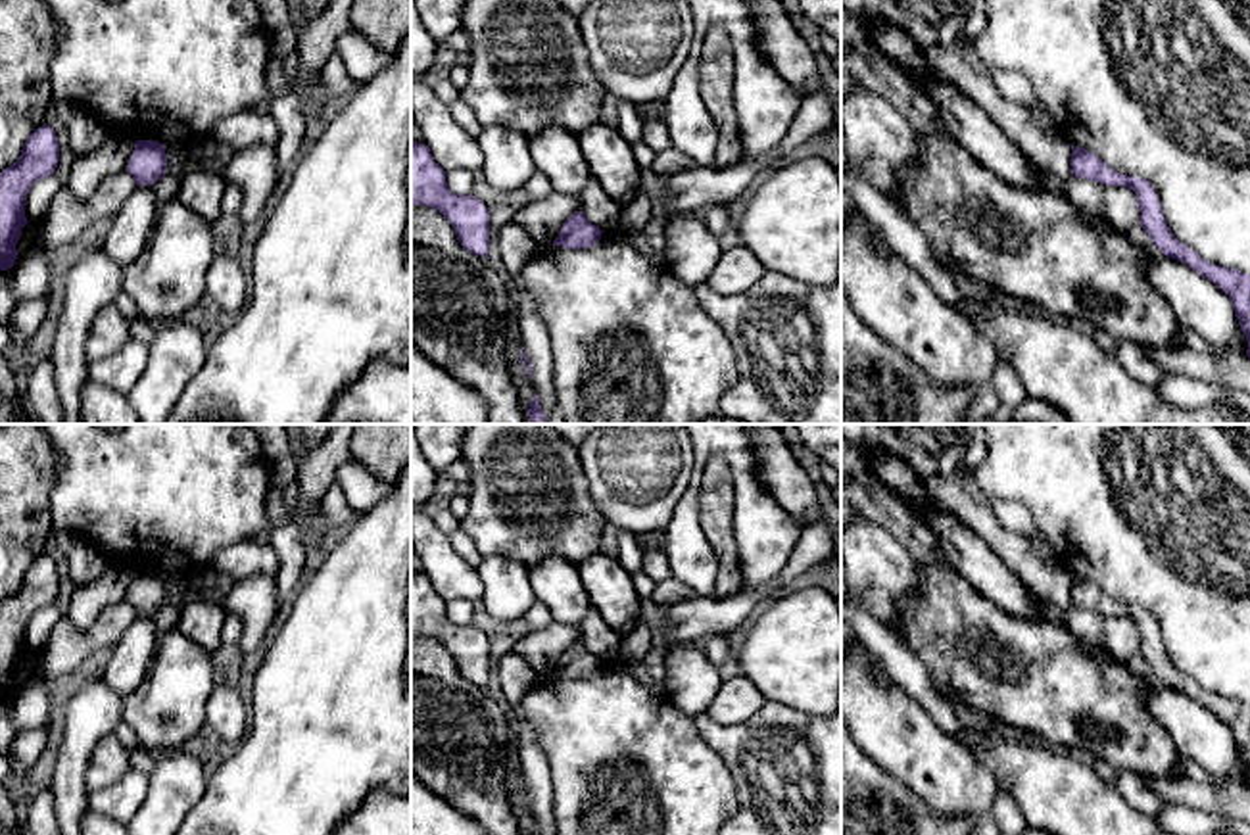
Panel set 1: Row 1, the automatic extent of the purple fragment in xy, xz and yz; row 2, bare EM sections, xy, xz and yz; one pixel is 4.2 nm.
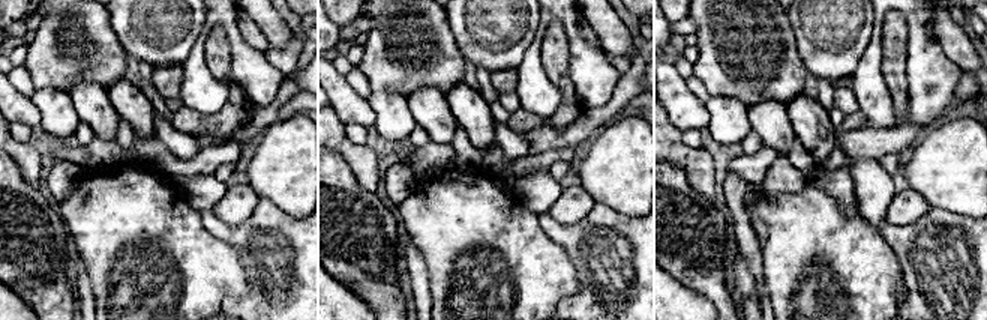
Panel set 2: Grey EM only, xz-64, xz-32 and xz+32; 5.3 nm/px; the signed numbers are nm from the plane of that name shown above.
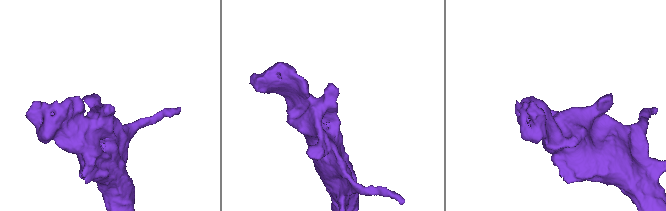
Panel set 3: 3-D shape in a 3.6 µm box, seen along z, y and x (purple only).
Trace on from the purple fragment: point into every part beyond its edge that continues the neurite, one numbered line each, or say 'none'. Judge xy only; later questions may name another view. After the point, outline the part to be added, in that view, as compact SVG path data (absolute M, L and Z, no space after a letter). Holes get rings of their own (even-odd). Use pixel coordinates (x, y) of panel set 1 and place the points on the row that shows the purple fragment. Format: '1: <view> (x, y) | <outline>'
none

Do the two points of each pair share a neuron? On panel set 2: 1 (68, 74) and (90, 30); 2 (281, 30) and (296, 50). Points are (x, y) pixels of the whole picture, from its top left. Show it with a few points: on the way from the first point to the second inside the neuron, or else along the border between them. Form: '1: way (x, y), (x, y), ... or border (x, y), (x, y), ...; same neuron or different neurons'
1: way (68, 63), (68, 53), (80, 41); same neuron
2: border (269, 45), (282, 50); different neurons

